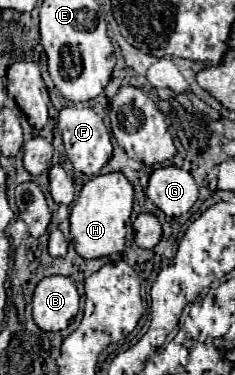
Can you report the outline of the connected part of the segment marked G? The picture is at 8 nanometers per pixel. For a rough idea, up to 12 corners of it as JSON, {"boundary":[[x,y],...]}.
{"boundary":[[183,168],[153,170],[147,198],[167,216],[185,214],[197,184]]}

